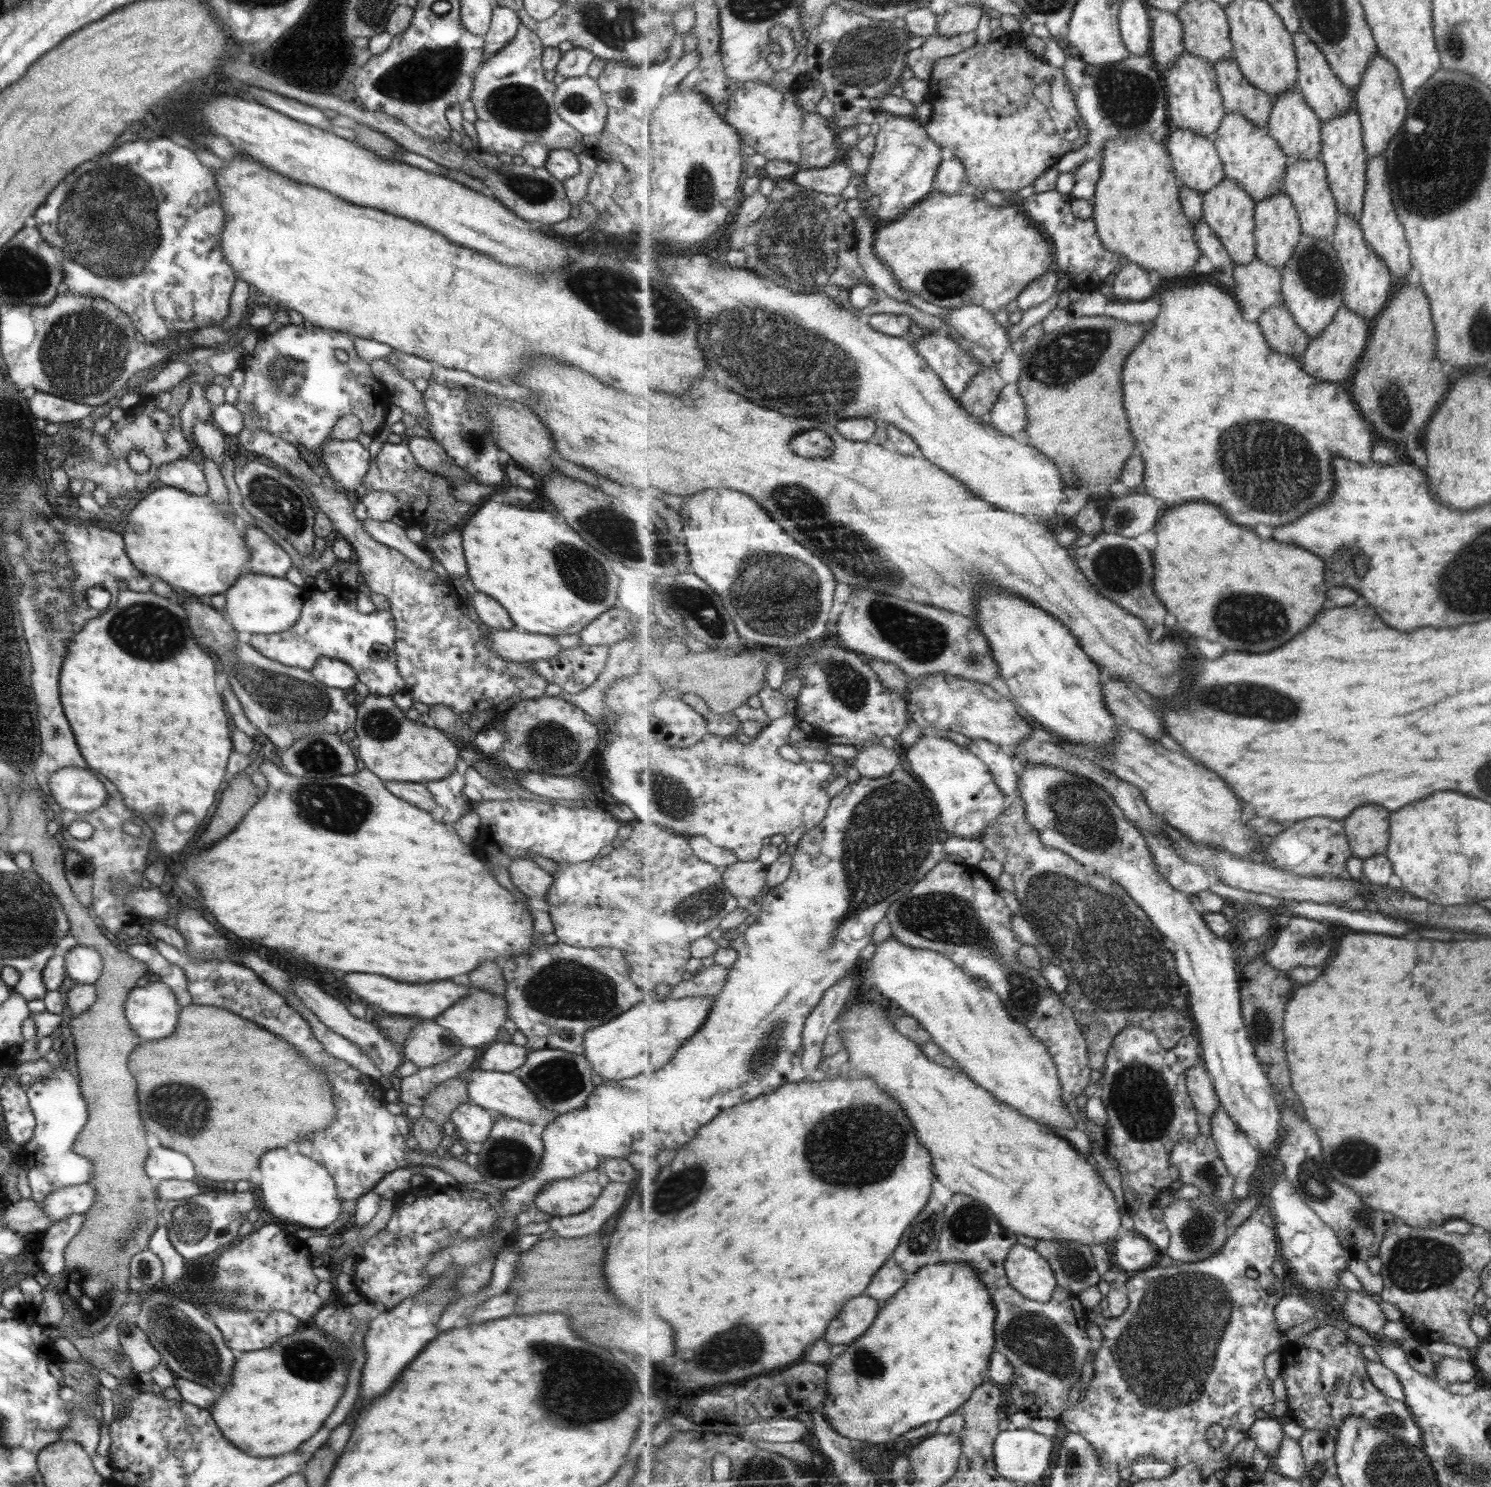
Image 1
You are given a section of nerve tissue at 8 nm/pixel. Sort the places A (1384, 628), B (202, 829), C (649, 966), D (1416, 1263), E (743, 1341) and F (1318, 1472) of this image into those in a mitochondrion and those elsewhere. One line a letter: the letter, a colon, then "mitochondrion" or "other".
A: other
B: other
C: other
D: mitochondrion
E: mitochondrion
F: mitochondrion

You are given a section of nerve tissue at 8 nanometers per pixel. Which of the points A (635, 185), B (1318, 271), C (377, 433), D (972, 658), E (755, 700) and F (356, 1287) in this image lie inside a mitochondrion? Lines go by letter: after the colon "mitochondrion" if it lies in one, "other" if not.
A: other
B: mitochondrion
C: other
D: mitochondrion
E: other
F: other

